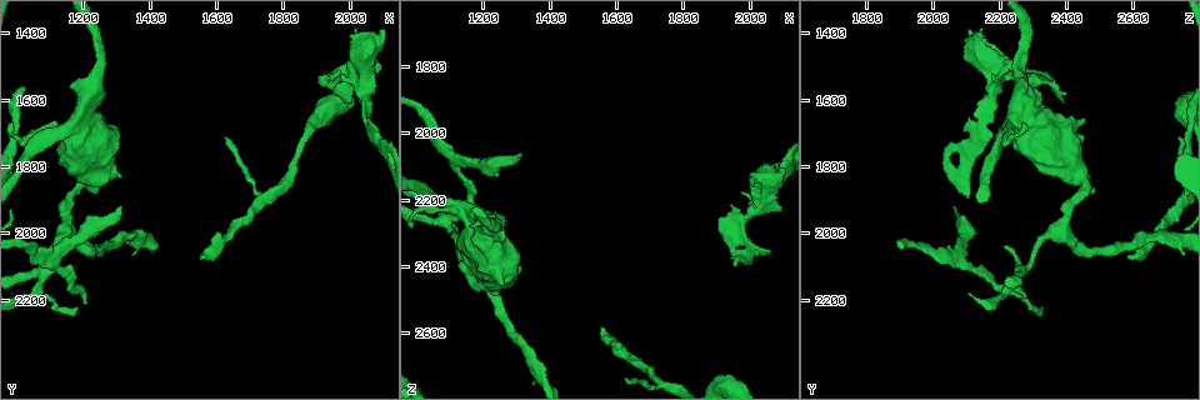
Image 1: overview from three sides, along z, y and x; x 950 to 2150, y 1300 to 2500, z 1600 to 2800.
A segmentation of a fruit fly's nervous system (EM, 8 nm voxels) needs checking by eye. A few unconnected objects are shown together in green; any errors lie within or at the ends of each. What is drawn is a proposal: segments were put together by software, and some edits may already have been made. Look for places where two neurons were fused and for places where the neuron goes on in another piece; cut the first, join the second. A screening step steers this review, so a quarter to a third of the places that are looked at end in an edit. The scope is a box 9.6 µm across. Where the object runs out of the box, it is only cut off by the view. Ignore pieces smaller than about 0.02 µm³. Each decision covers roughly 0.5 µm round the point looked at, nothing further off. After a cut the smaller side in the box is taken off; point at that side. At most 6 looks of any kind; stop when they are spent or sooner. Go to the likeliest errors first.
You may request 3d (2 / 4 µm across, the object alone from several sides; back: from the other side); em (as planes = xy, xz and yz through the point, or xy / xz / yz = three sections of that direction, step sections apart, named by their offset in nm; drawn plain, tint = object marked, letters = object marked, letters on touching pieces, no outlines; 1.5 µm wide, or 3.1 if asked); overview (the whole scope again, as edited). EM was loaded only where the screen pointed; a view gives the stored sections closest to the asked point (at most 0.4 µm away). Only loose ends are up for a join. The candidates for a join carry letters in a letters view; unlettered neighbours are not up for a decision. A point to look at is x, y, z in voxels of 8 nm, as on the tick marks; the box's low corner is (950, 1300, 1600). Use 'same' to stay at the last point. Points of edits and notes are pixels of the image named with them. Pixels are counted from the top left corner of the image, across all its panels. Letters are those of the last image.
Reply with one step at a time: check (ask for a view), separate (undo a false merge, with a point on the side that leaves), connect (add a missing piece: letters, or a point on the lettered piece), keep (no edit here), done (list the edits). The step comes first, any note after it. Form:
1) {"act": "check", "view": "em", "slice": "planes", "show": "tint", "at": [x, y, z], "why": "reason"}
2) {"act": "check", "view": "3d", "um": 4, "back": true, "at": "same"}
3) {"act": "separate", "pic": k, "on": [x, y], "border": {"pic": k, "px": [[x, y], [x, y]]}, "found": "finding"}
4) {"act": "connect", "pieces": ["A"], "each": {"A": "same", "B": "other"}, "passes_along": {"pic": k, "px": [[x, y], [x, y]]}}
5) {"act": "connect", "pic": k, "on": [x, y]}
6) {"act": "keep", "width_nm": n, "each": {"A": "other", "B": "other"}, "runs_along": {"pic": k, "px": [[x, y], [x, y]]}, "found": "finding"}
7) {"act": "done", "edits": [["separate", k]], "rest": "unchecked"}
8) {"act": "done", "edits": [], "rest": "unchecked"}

{"act": "check", "view": "em", "slice": "planes", "show": "letters", "at": [1560, 2070, 2570], "why": "branch stops here"}

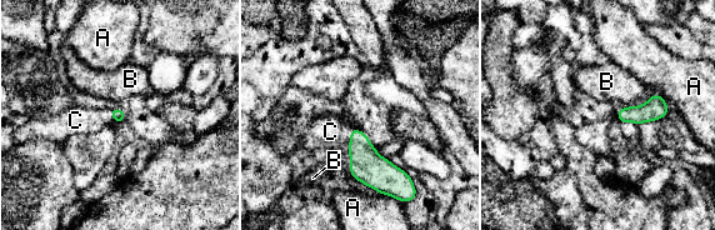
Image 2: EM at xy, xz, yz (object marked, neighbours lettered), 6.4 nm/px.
{"act": "connect", "pieces": ["C"], "longest_contact_nm": ["C", 180], "each": {"A": "other", "B": "other", "C": "same"}, "passes_along": {"pic": 2, "px": [[368, 166], [350, 141], [330, 131]]}, "found": "it goes on there"}

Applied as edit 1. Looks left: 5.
{"act": "check", "view": "em", "slice": "planes", "show": "letters", "at": [1310, 1830, 2400], "why": "thick end"}

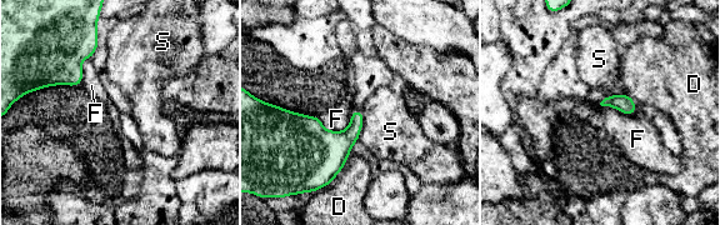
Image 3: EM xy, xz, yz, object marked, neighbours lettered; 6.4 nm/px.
{"act": "keep", "each": {"D": "other", "F": "other", "S": "other"}, "border": {"pic": 3, "px": [[361, 109], [363, 126], [358, 140]]}, "found": "no lettered piece goes on from it"}

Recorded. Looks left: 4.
{"act": "check", "view": "3d", "um": 2, "at": [1100, 1710, 2210], "why": "arms part here"}

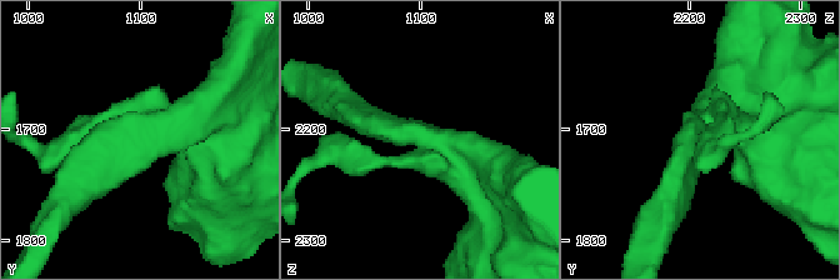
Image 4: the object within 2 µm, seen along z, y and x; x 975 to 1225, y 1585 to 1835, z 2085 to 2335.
{"act": "check", "view": "em", "slice": "xy", "step": 4, "show": "tint", "at": [1088, 1710, 2204], "why": "now the EM"}

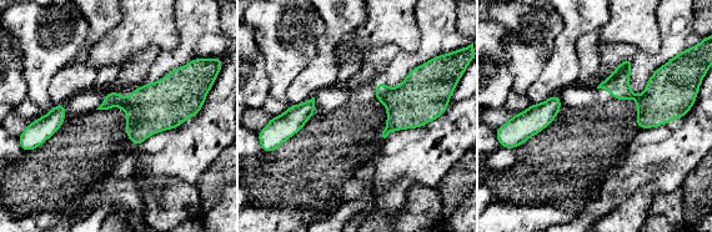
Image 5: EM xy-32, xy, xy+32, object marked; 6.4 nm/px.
{"act": "check", "view": "em", "slice": "planes", "show": "letters", "at": "same"}

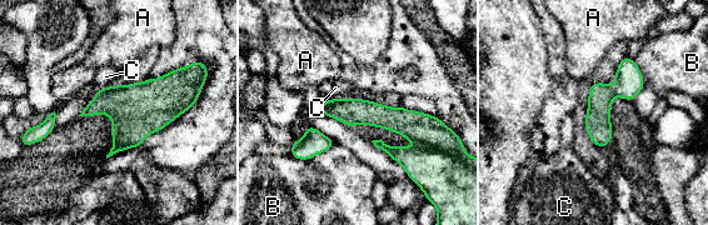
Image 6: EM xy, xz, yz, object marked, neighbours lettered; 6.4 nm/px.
{"act": "separate", "pic": 6, "on": [420, 128], "each": {"A": "other", "B": "other", "C": "other"}, "border": {"pic": 6, "px": [[430, 148], [435, 150]]}, "found": "two neurons meet here"}

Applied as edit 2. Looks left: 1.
{"act": "done", "edits": [["connect", 2], ["separate", 6]], "rest": "unchecked"}

